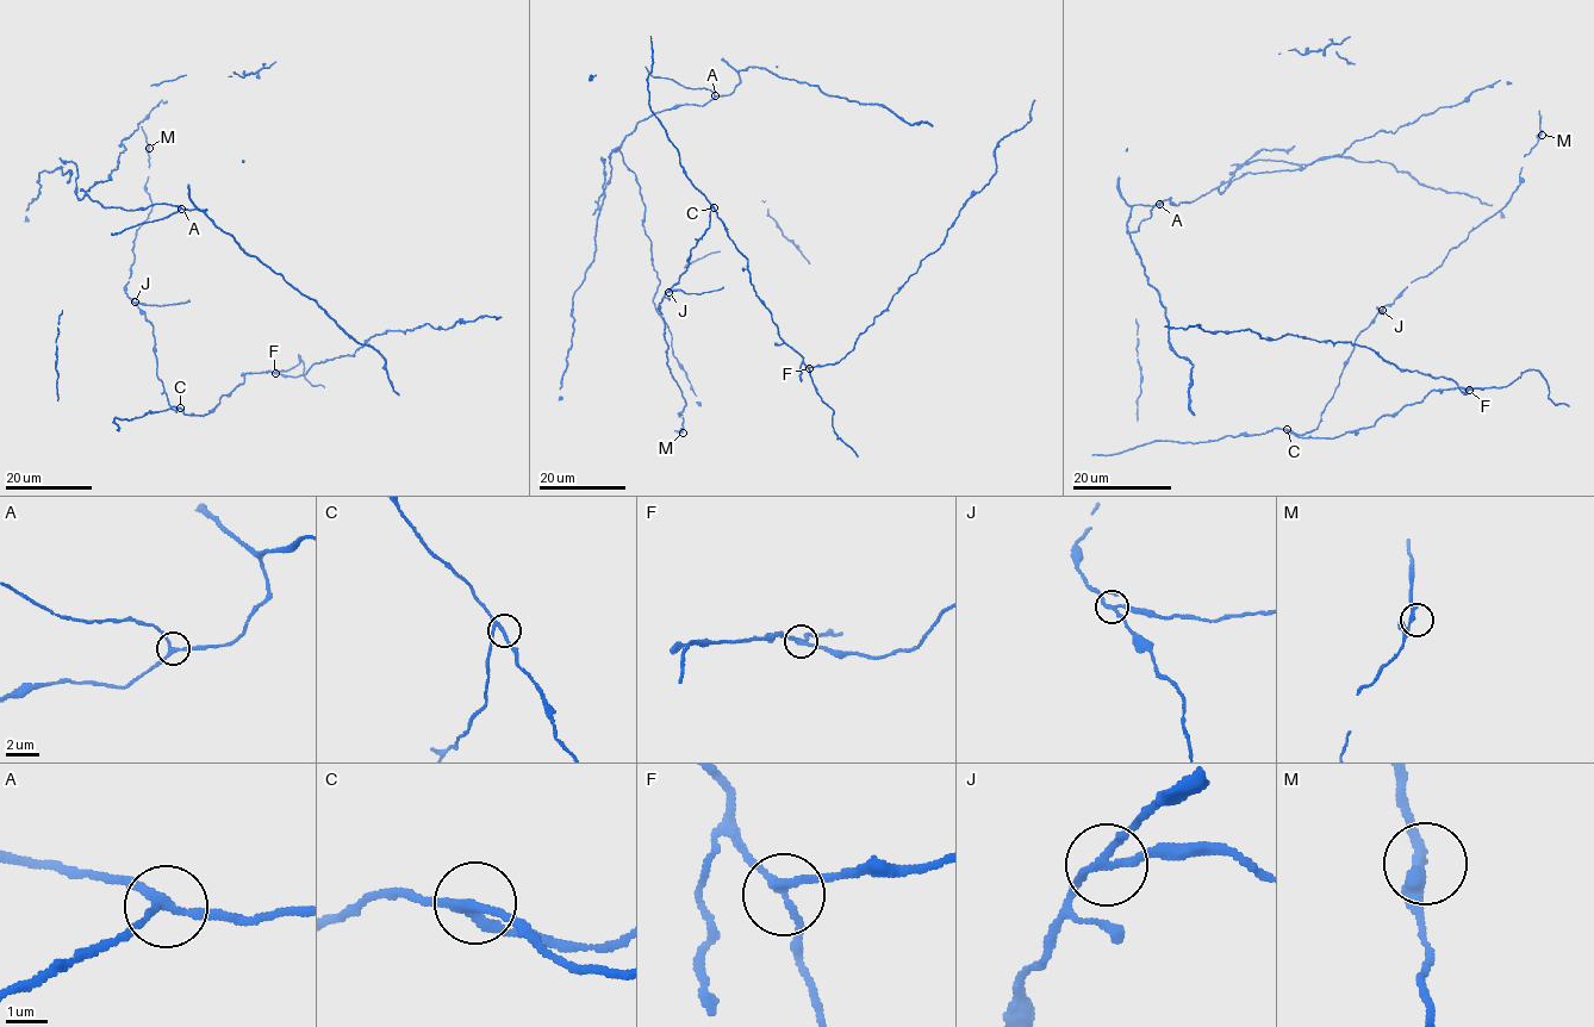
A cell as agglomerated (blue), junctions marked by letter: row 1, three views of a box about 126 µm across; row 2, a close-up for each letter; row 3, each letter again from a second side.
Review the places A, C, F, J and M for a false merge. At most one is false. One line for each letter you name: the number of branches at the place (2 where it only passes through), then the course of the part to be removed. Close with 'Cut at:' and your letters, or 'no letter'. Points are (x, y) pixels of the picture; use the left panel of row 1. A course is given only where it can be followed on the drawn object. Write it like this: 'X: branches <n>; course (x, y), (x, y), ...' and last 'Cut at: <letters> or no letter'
J: branches 3; course (135, 302), (163, 306), (190, 300)
Cut at: J

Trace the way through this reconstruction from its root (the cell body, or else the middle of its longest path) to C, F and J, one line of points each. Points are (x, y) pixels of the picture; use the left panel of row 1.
C: (148, 215), (134, 241), (135, 261), (126, 293), (153, 327), (156, 375), (168, 404), (176, 411), (180, 408)
F: (148, 215), (134, 241), (126, 293), (153, 327), (168, 404), (206, 415), (246, 373), (275, 373)
J: (148, 215), (137, 230), (132, 248), (135, 261), (126, 286), (126, 296), (135, 302)

